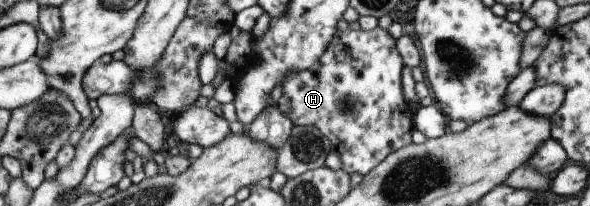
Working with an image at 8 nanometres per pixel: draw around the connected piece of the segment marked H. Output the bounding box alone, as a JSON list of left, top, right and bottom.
[275,29,414,176]

